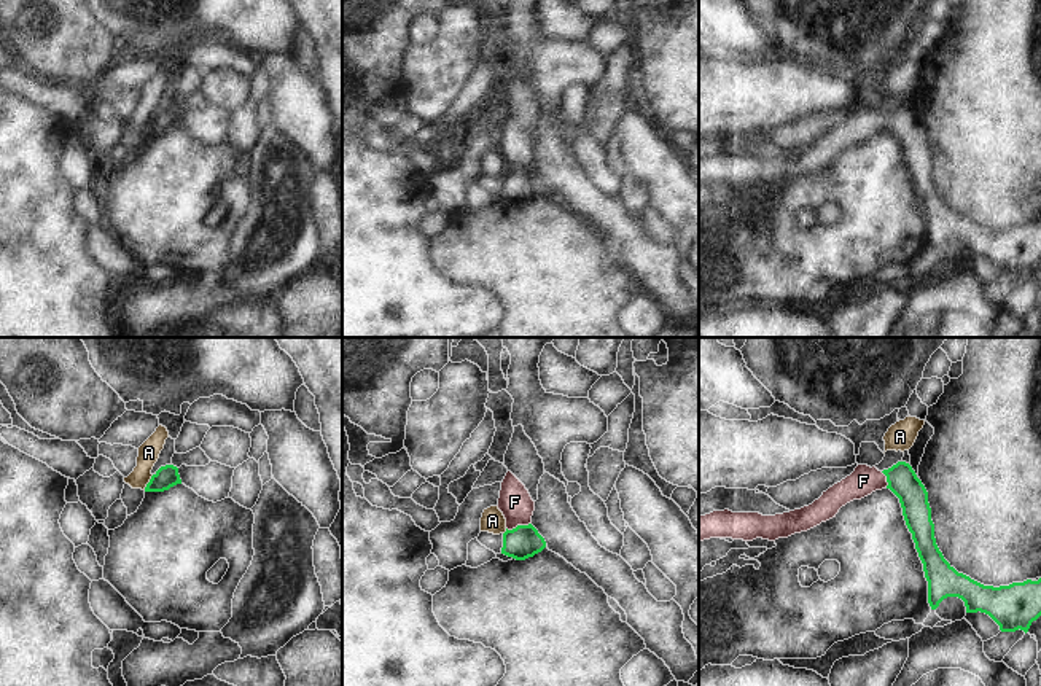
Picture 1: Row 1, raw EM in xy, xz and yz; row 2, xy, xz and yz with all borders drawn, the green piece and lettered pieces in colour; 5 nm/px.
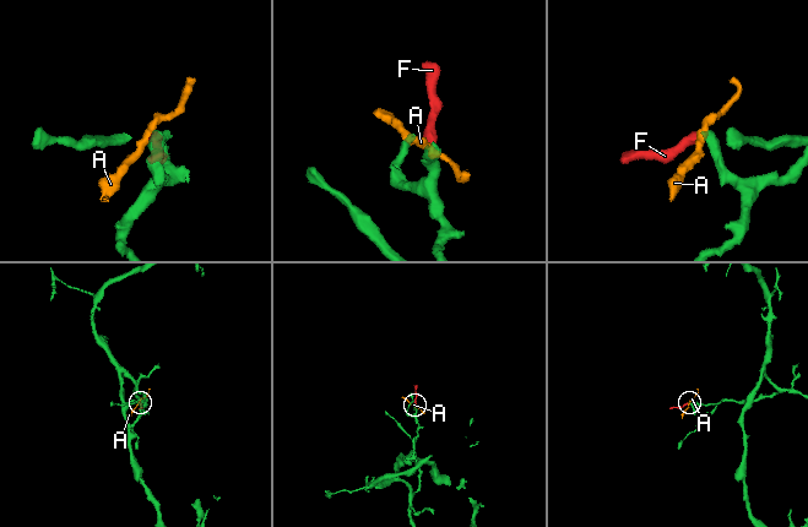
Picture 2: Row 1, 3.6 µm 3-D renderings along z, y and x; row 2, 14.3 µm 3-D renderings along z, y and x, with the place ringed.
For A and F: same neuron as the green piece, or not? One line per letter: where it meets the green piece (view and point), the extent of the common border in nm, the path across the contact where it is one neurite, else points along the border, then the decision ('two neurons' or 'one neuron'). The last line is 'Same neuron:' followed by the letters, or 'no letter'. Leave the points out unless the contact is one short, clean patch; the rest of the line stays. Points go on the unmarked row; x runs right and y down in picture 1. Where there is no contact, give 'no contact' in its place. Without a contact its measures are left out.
A: contact xy (148, 126); length 90 nm; border xy (153, 118), (144, 132); two neurons
F: contact xz (518, 169); length 130 nm; way xz (524, 185), (518, 169), (518, 150), (514, 145); one neuron
Same neuron: F

